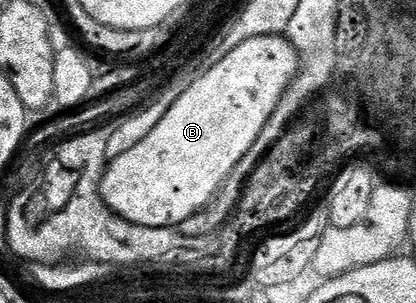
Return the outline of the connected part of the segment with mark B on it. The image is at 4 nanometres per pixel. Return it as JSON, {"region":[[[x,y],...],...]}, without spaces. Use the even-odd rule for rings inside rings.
{"region":[[[284,34],[250,38],[230,50],[218,66],[202,73],[190,90],[166,110],[162,122],[158,122],[138,146],[126,150],[126,154],[115,157],[105,167],[104,179],[98,185],[109,211],[121,220],[144,227],[175,229],[189,223],[220,191],[228,175],[246,156],[246,150],[258,142],[262,126],[266,126],[270,114],[274,114],[282,94],[299,70],[300,55]]]}

